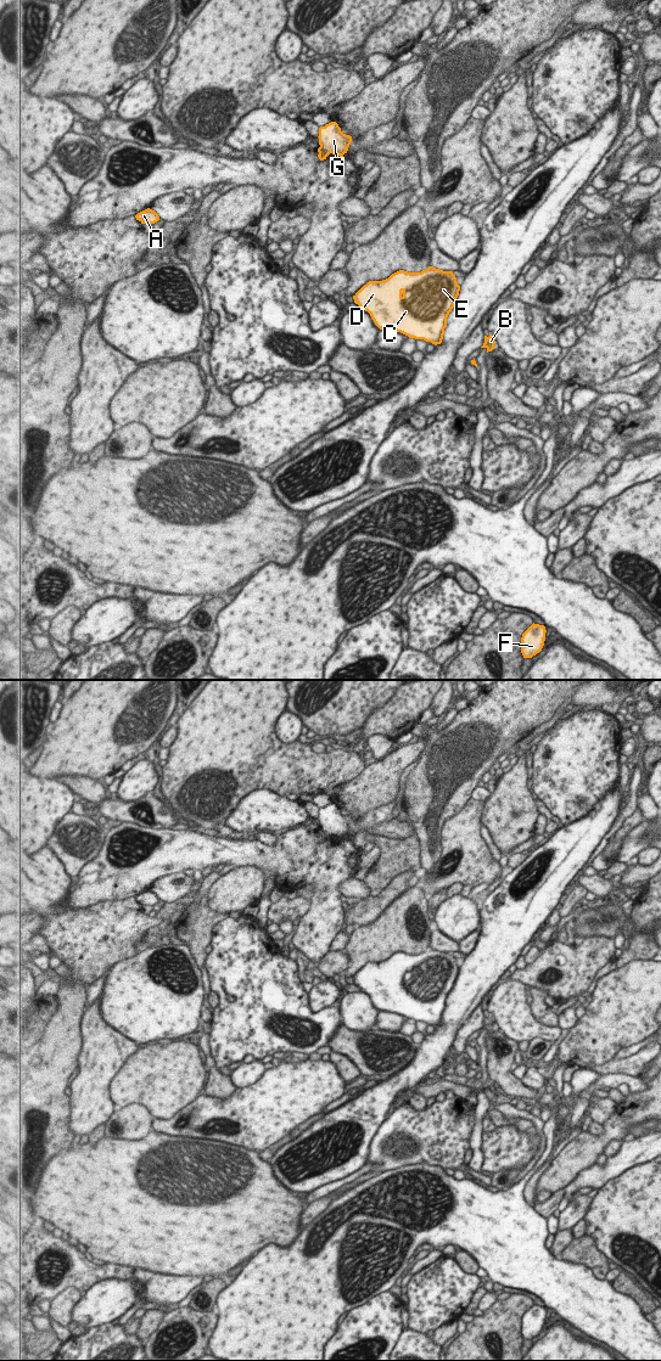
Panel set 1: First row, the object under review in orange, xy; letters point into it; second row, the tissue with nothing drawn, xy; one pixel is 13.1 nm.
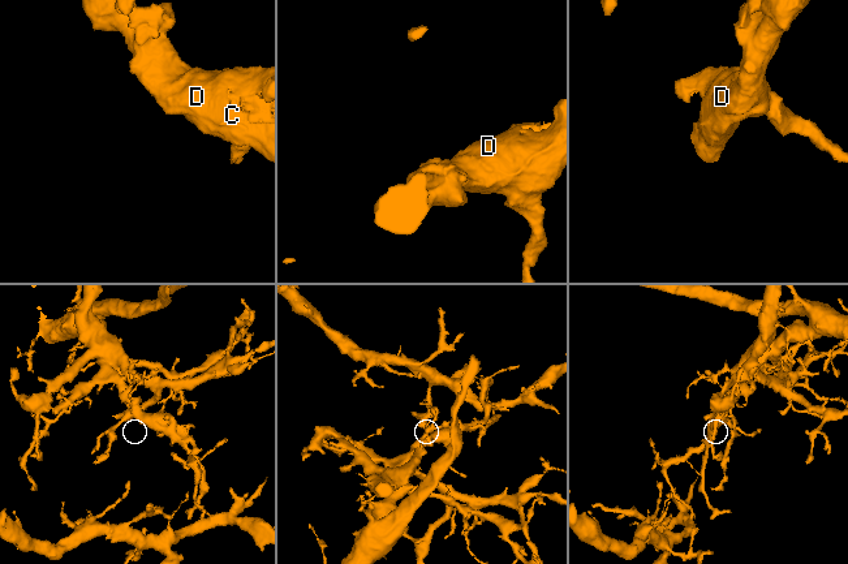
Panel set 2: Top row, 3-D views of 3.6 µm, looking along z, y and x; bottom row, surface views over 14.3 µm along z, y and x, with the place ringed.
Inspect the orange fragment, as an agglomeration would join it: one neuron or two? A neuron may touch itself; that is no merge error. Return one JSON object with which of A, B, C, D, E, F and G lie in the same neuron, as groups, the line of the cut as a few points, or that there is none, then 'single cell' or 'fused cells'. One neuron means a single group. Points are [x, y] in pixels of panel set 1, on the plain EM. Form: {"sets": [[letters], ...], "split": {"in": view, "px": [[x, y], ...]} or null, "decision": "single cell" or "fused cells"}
{"sets": [["A", "G"], ["B", "C", "D", "E", "F"]], "split": {"in": "xy", "px": [[320, 827], [329, 834]]}, "decision": "fused cells"}

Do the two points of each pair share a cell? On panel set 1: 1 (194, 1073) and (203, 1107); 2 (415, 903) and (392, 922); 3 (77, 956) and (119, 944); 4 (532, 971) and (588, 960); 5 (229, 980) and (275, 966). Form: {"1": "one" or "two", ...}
{"1": "two", "2": "one", "3": "one", "4": "one", "5": "one"}

